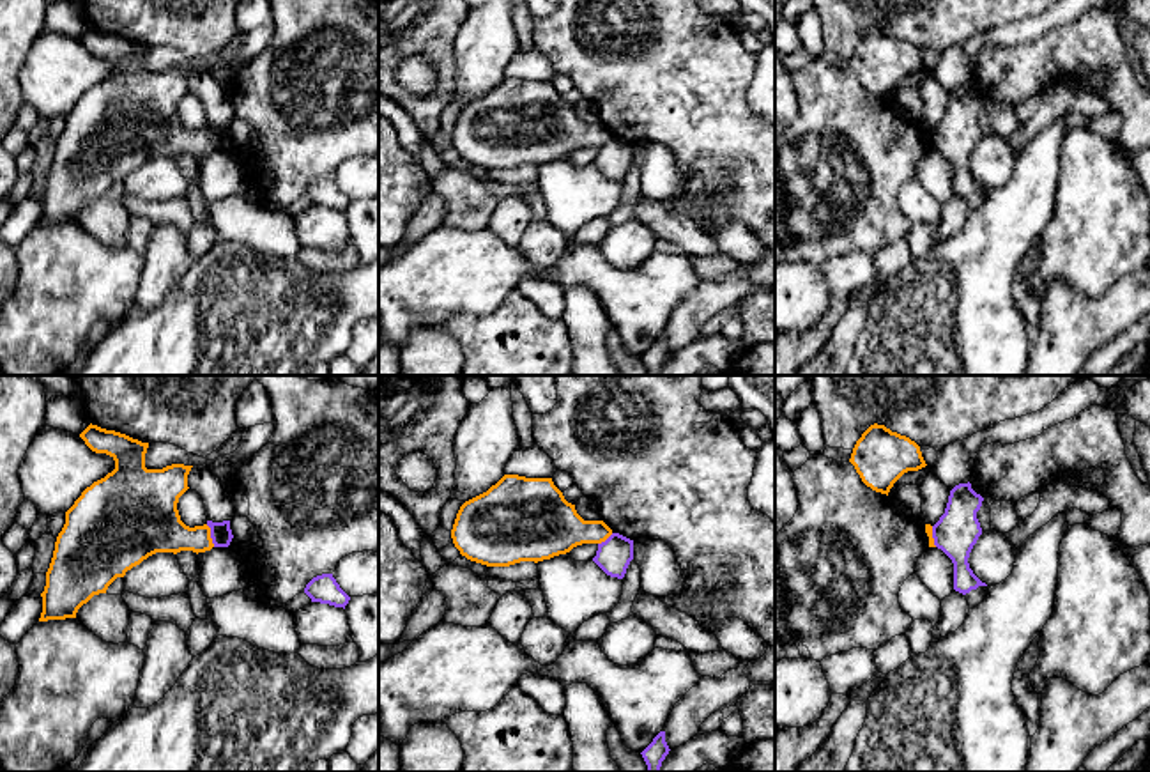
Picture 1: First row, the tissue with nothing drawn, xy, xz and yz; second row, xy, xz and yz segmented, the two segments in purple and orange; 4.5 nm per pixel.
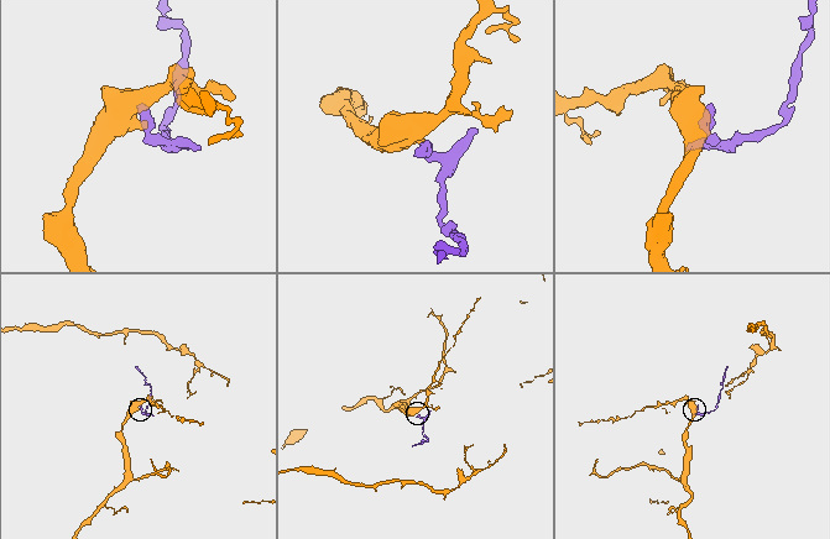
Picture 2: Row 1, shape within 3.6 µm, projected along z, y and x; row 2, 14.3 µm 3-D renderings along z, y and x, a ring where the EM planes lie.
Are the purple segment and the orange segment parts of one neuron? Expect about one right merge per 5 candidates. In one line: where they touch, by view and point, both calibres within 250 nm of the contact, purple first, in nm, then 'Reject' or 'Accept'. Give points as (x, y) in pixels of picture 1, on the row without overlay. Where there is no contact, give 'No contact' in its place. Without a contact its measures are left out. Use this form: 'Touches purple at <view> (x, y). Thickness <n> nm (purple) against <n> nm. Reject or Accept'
Touches purple at xy (211, 138). Thickness 100 nm (purple) against 220 nm. Reject

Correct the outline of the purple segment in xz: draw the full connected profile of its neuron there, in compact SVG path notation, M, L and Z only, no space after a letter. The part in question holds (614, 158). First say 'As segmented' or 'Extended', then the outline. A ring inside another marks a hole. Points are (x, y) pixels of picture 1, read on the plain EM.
As segmented. M612 136L605 145L598 147L593 165L610 181L623 182L630 165L633 163L633 143Z

